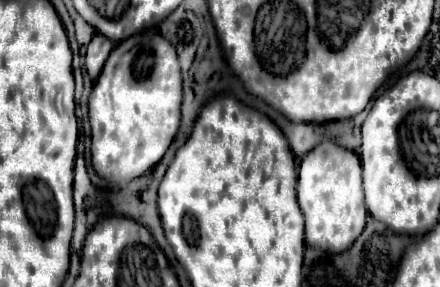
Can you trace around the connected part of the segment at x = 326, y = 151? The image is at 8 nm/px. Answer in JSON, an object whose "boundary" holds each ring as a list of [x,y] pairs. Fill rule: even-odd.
{"boundary":[[[322,142],[308,152],[298,170],[298,204],[306,218],[306,244],[330,254],[348,250],[366,226],[362,168],[354,152],[334,142]]]}

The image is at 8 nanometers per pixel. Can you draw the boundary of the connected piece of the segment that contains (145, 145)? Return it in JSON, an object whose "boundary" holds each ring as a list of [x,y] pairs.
{"boundary":[[[158,32],[136,34],[120,42],[90,94],[92,166],[104,180],[124,184],[152,170],[180,126],[182,76],[176,50]]]}

